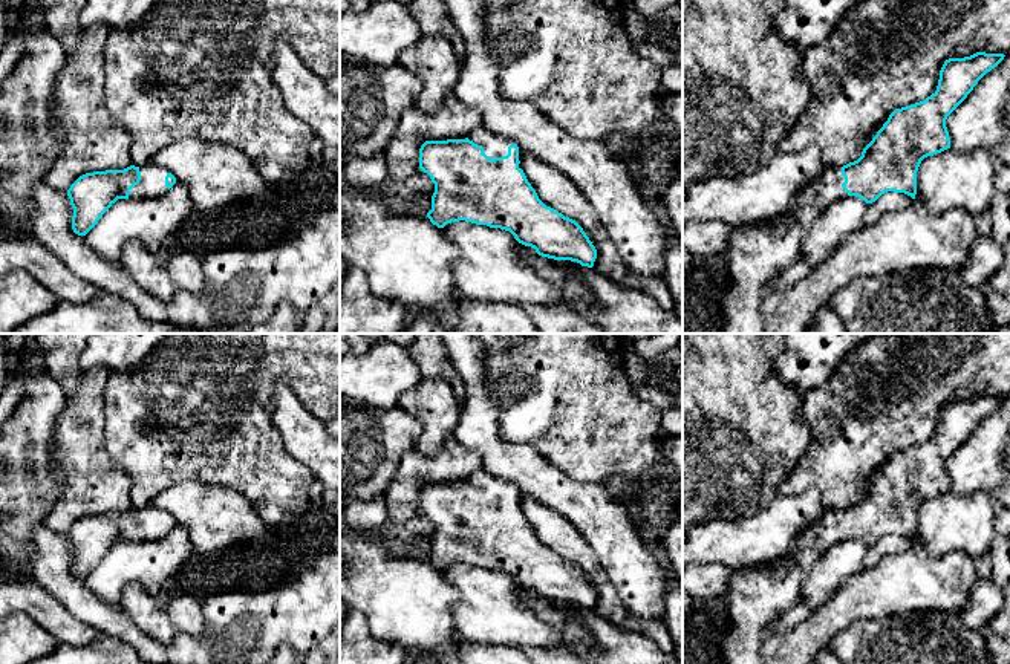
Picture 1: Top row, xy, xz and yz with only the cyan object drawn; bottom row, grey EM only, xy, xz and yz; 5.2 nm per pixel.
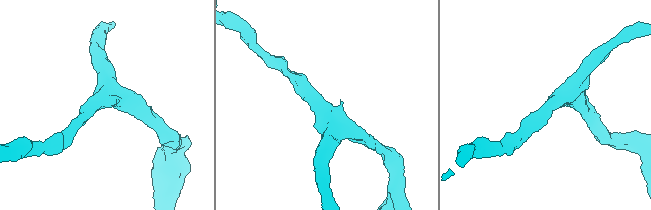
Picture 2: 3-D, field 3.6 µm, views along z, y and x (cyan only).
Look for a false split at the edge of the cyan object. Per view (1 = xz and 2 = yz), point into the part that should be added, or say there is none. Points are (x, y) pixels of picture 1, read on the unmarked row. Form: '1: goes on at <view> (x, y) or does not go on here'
1: goes on at xz (493, 488)
2: goes on at yz (813, 543)

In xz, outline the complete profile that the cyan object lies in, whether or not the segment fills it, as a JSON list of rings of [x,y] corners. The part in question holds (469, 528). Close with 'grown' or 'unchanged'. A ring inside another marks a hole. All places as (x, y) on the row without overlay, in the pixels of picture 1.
[[[479,467],[465,482],[425,483],[419,491],[419,511],[435,526],[427,560],[438,571],[451,565],[471,565],[510,574],[514,581],[542,600],[571,603],[592,610],[597,592],[572,561],[546,549],[528,525],[514,483],[496,479]]]; grown

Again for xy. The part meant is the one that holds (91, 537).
[[[150,506],[86,516],[67,532],[73,551],[72,572],[78,578],[86,578],[118,542],[158,540],[174,526],[176,520],[167,511]]]; grown

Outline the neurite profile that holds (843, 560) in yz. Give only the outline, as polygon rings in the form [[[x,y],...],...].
[[[855,539],[831,546],[805,574],[799,598],[814,609],[822,606],[845,580],[866,568],[868,549]]]

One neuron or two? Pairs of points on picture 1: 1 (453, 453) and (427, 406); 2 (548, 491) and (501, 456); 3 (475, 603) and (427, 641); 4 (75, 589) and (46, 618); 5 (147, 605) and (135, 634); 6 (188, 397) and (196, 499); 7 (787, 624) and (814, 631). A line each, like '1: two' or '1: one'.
1: two
2: one
3: two
4: two
5: two
6: two
7: two

